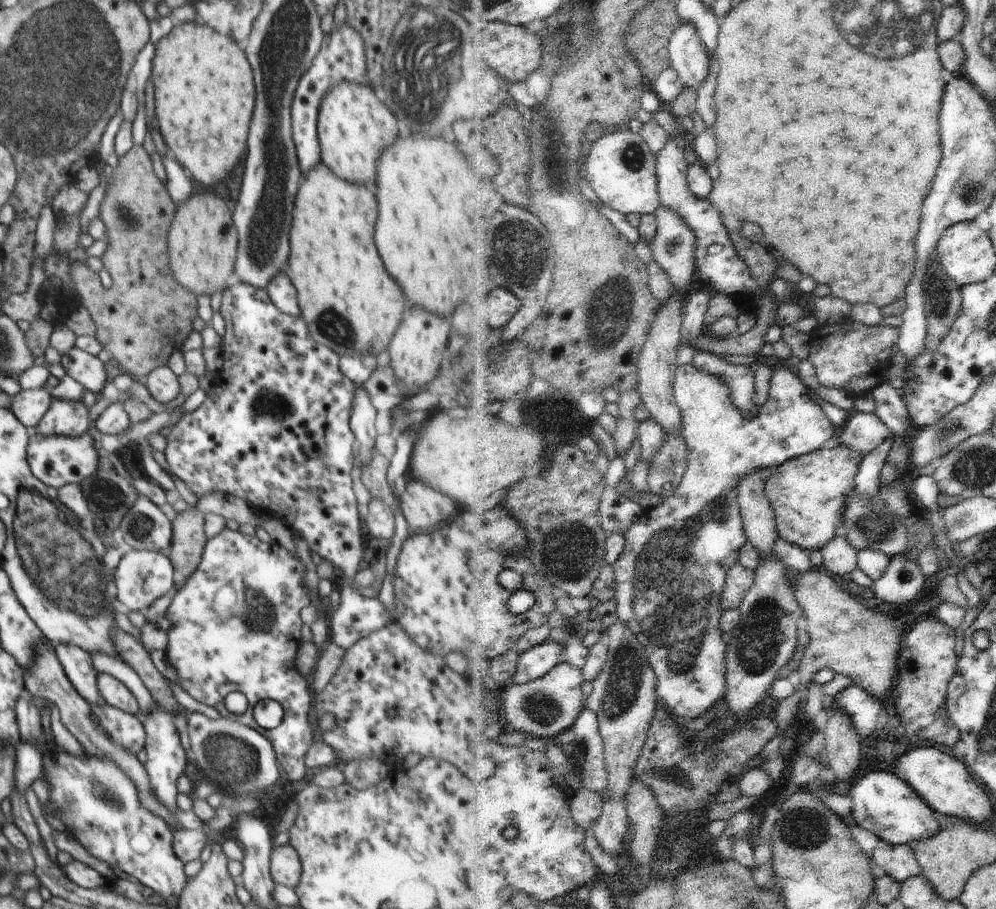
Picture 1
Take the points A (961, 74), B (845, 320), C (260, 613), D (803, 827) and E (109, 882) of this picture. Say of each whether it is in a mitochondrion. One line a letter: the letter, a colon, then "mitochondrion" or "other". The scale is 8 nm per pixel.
A: other
B: other
C: mitochondrion
D: mitochondrion
E: other

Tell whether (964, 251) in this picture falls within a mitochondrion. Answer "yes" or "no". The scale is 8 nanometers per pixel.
no

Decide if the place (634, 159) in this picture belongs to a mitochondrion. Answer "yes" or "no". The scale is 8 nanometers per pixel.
yes

